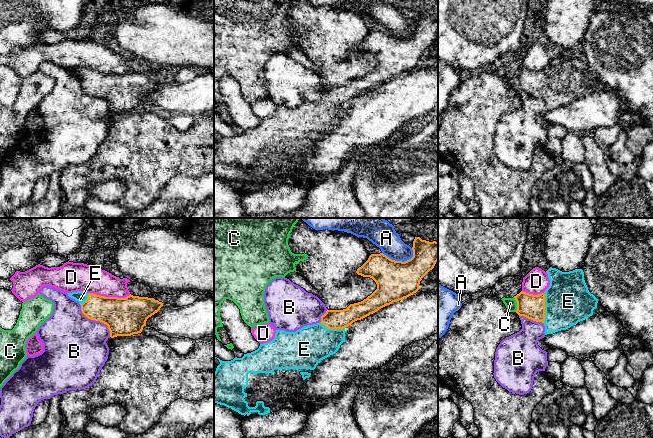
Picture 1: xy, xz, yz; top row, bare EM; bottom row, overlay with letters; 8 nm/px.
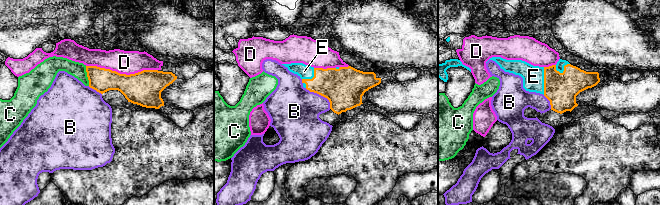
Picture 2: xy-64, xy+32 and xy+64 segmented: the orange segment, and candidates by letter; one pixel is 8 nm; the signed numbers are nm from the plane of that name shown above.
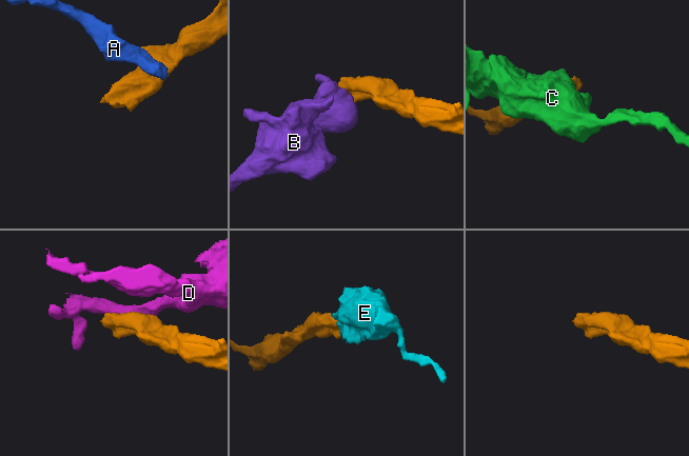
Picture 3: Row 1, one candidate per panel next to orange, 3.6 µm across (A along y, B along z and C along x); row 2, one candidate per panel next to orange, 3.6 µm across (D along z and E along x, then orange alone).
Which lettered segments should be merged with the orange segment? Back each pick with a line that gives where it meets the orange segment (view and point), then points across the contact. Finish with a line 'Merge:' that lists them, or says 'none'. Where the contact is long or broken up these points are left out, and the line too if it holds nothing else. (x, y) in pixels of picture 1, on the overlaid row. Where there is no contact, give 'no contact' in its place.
E: yz (544, 308)
Merge: E

